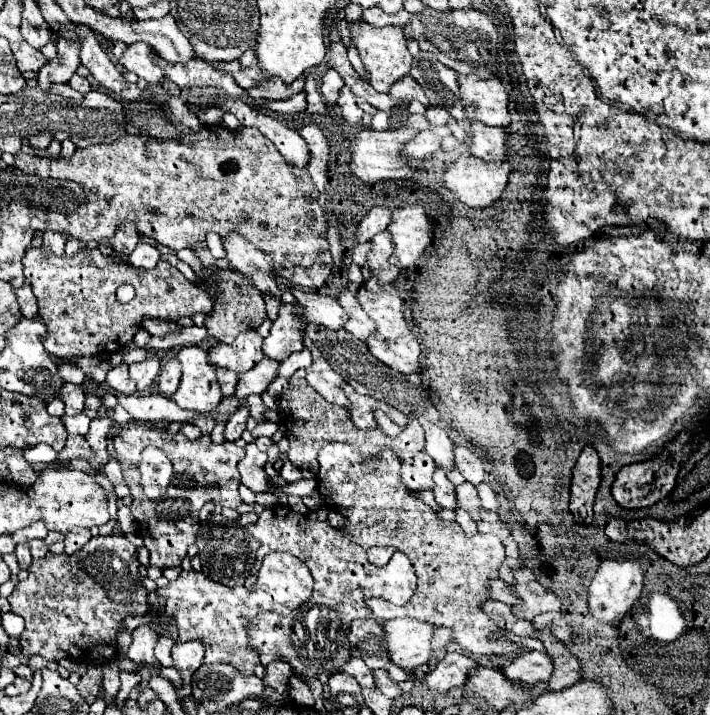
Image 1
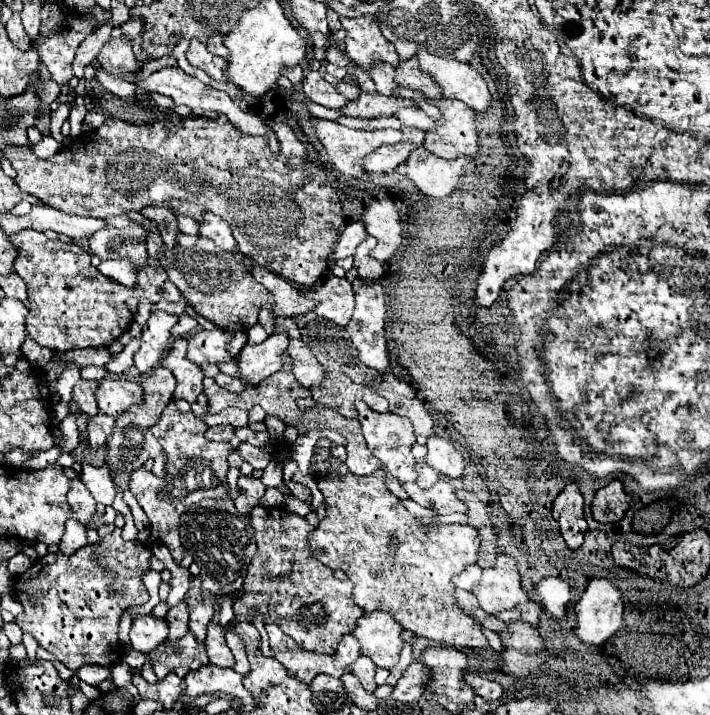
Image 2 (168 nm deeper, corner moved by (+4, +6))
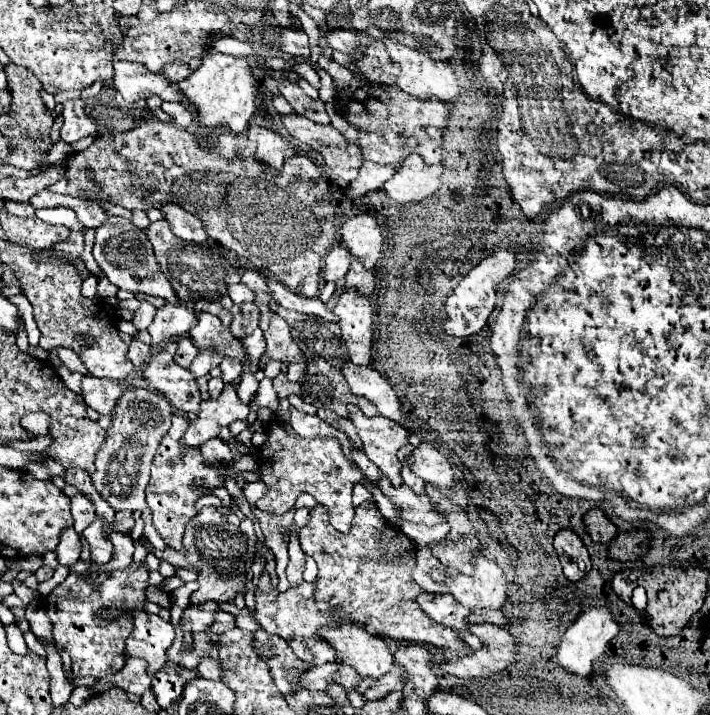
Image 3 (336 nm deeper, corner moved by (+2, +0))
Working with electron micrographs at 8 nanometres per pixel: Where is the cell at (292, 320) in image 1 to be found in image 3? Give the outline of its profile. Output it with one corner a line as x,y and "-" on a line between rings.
225,385
219,399
201,401
201,411
195,421
189,423
181,439
181,457
189,447
201,447
209,439
219,435
221,427
231,425
237,419
245,419
249,415
249,405
237,399
237,391
233,385

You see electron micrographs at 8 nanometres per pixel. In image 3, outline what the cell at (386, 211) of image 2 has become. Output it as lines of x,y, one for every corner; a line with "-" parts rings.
369,213
351,217
341,225
339,235
341,235
341,245
347,247
347,251
353,257
361,259
363,265
373,271
383,251
383,235
375,217
371,217

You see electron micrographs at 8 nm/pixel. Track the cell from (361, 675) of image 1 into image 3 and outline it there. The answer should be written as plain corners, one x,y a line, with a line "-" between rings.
255,631
253,649
267,663
271,677
283,695
291,695
293,691
297,691
297,681
309,669
309,665
297,659
291,647
281,637
269,635
267,631

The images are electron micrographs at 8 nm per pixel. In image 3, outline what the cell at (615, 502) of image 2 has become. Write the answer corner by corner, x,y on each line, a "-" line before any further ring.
591,509
583,517
583,527
595,543
609,543
617,533
615,525
601,513
601,509

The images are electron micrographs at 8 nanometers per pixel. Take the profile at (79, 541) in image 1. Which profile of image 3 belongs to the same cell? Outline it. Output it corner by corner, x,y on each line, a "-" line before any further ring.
73,527
61,531
61,541
59,541
55,553
57,553
59,565
73,567
73,565
79,561
79,553
81,553
81,539
77,537
77,533
75,533

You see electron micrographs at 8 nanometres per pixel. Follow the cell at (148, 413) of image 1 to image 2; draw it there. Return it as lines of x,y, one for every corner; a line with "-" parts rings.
107,377
97,387
97,403
103,413
119,417
129,411
129,407
143,403
143,389
135,381

